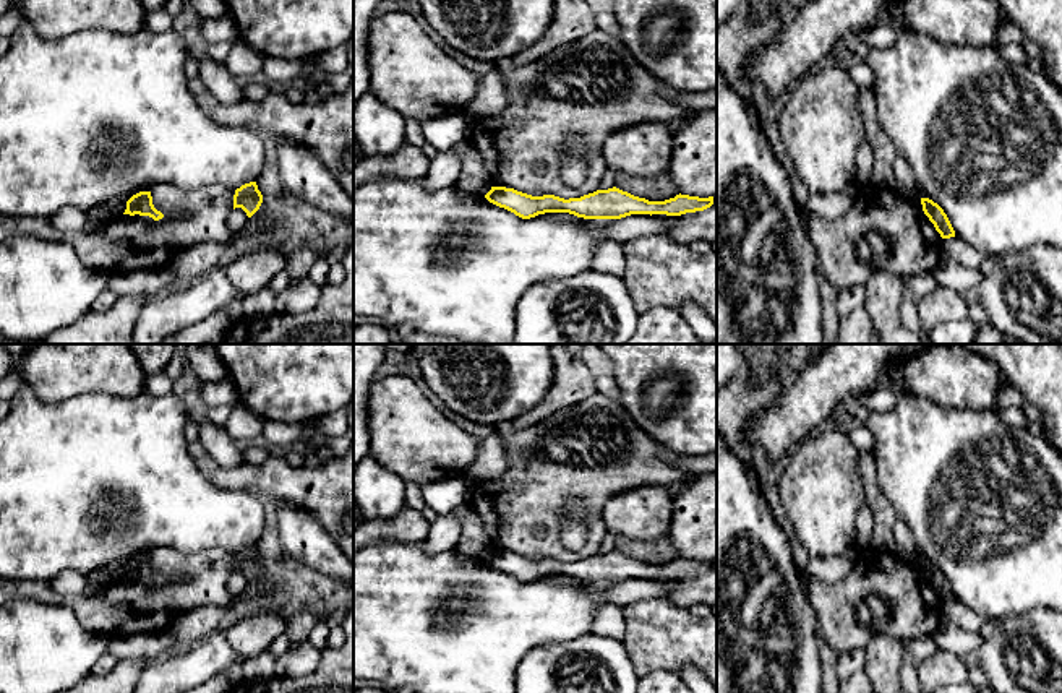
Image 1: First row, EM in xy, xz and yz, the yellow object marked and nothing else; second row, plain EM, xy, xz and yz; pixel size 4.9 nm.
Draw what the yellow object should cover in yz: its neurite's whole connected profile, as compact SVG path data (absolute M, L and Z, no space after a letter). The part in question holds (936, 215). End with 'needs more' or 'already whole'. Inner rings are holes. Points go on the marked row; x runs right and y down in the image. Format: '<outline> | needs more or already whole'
M921 198L923 211L934 224L942 239L955 237L955 230L944 209L929 198Z | already whole

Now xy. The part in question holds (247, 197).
M250 182L235 190L233 209L242 208L248 217L251 217L261 206L263 195L258 190L256 182Z | already whole

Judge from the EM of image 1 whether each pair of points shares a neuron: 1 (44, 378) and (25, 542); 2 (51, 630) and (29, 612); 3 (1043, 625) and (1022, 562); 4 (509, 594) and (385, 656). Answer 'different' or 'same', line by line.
1: different
2: same
3: different
4: same

